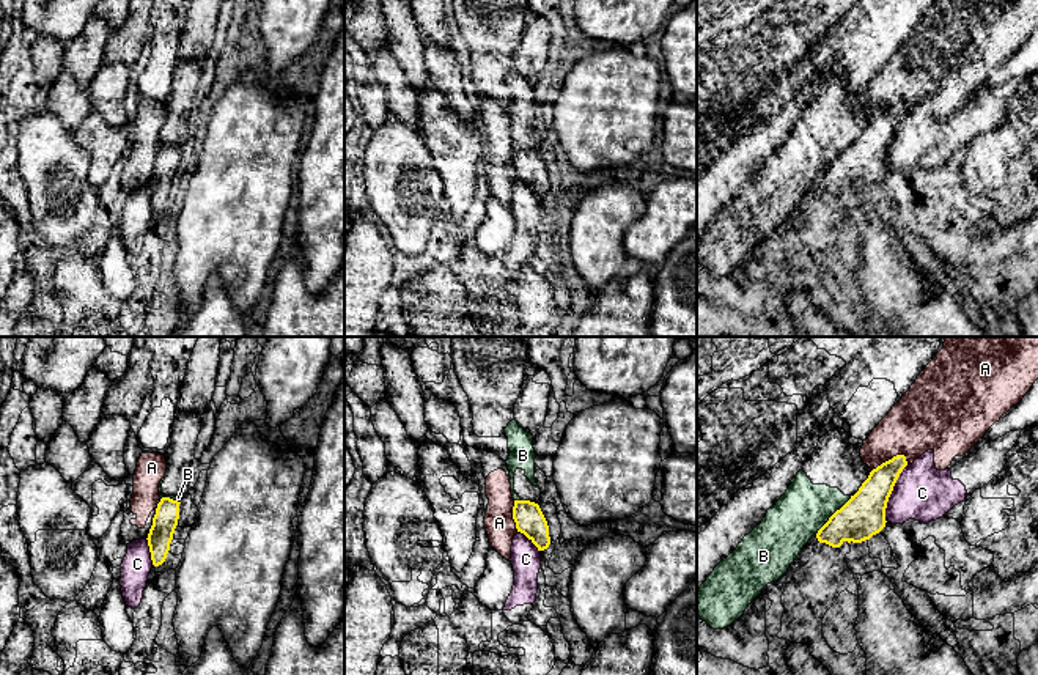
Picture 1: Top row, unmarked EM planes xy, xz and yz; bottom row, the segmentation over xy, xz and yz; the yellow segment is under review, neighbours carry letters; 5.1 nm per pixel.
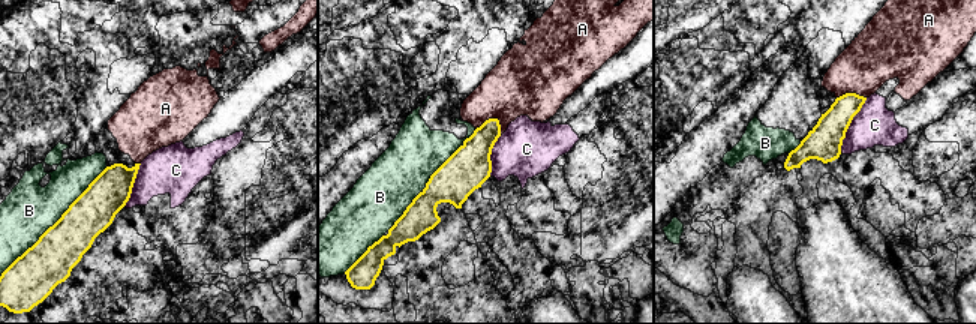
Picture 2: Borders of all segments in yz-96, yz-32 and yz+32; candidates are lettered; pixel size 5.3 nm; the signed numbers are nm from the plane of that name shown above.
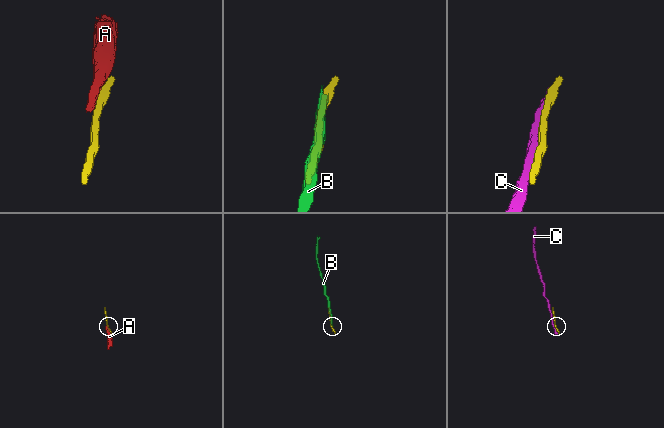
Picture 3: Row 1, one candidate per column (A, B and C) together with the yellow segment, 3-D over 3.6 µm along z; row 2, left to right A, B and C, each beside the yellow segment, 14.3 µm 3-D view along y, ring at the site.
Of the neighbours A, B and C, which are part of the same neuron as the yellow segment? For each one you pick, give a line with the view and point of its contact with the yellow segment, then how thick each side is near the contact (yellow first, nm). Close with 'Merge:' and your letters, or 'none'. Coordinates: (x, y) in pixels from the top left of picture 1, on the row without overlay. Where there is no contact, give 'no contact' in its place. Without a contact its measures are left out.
Merge: none

